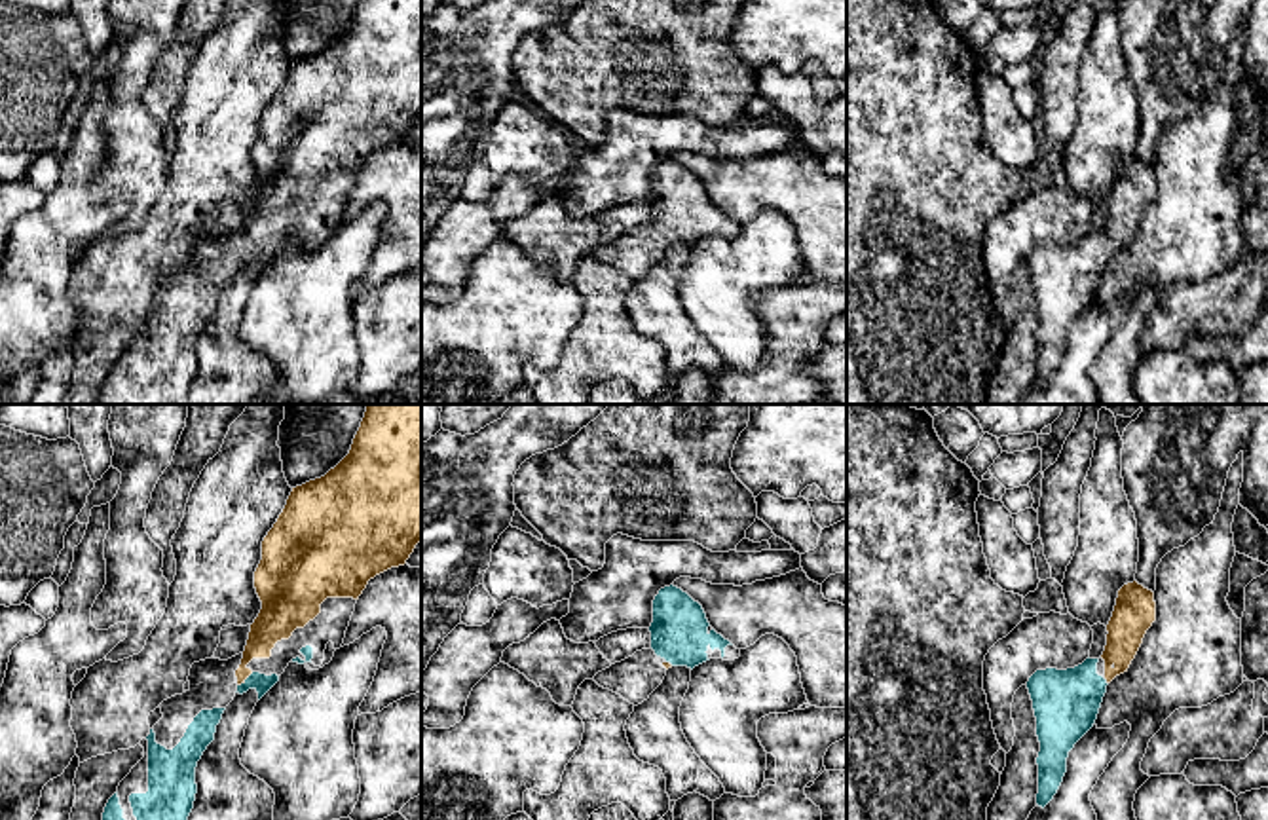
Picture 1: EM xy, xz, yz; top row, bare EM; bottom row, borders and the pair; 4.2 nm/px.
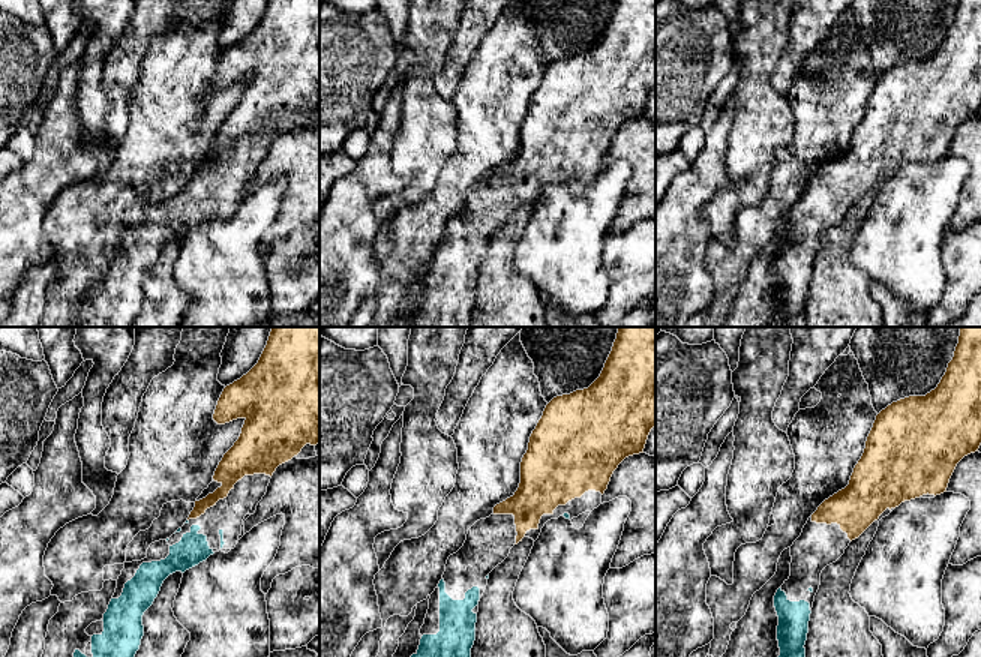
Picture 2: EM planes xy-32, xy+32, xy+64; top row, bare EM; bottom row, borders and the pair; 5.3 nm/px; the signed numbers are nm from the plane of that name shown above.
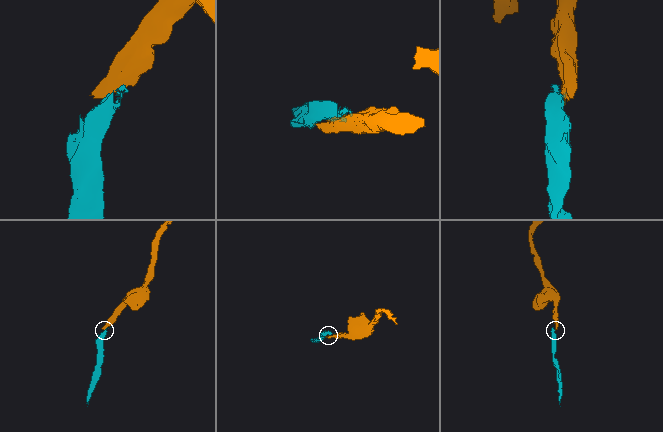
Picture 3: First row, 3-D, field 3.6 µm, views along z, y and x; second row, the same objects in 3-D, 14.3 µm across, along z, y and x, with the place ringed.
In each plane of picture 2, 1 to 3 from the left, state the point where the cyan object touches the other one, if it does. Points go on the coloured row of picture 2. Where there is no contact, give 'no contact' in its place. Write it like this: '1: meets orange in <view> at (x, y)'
1: no contact
2: no contact
3: no contact

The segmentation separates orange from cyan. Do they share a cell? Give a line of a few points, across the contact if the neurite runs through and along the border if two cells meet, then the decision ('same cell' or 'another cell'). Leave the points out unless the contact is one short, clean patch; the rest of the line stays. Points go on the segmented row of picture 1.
line xy (270, 627), (243, 663), (245, 678), (261, 682); same cell

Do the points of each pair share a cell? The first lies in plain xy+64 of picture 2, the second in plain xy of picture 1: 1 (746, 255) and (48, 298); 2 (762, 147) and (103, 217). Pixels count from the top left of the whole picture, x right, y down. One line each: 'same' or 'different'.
1: different
2: different

